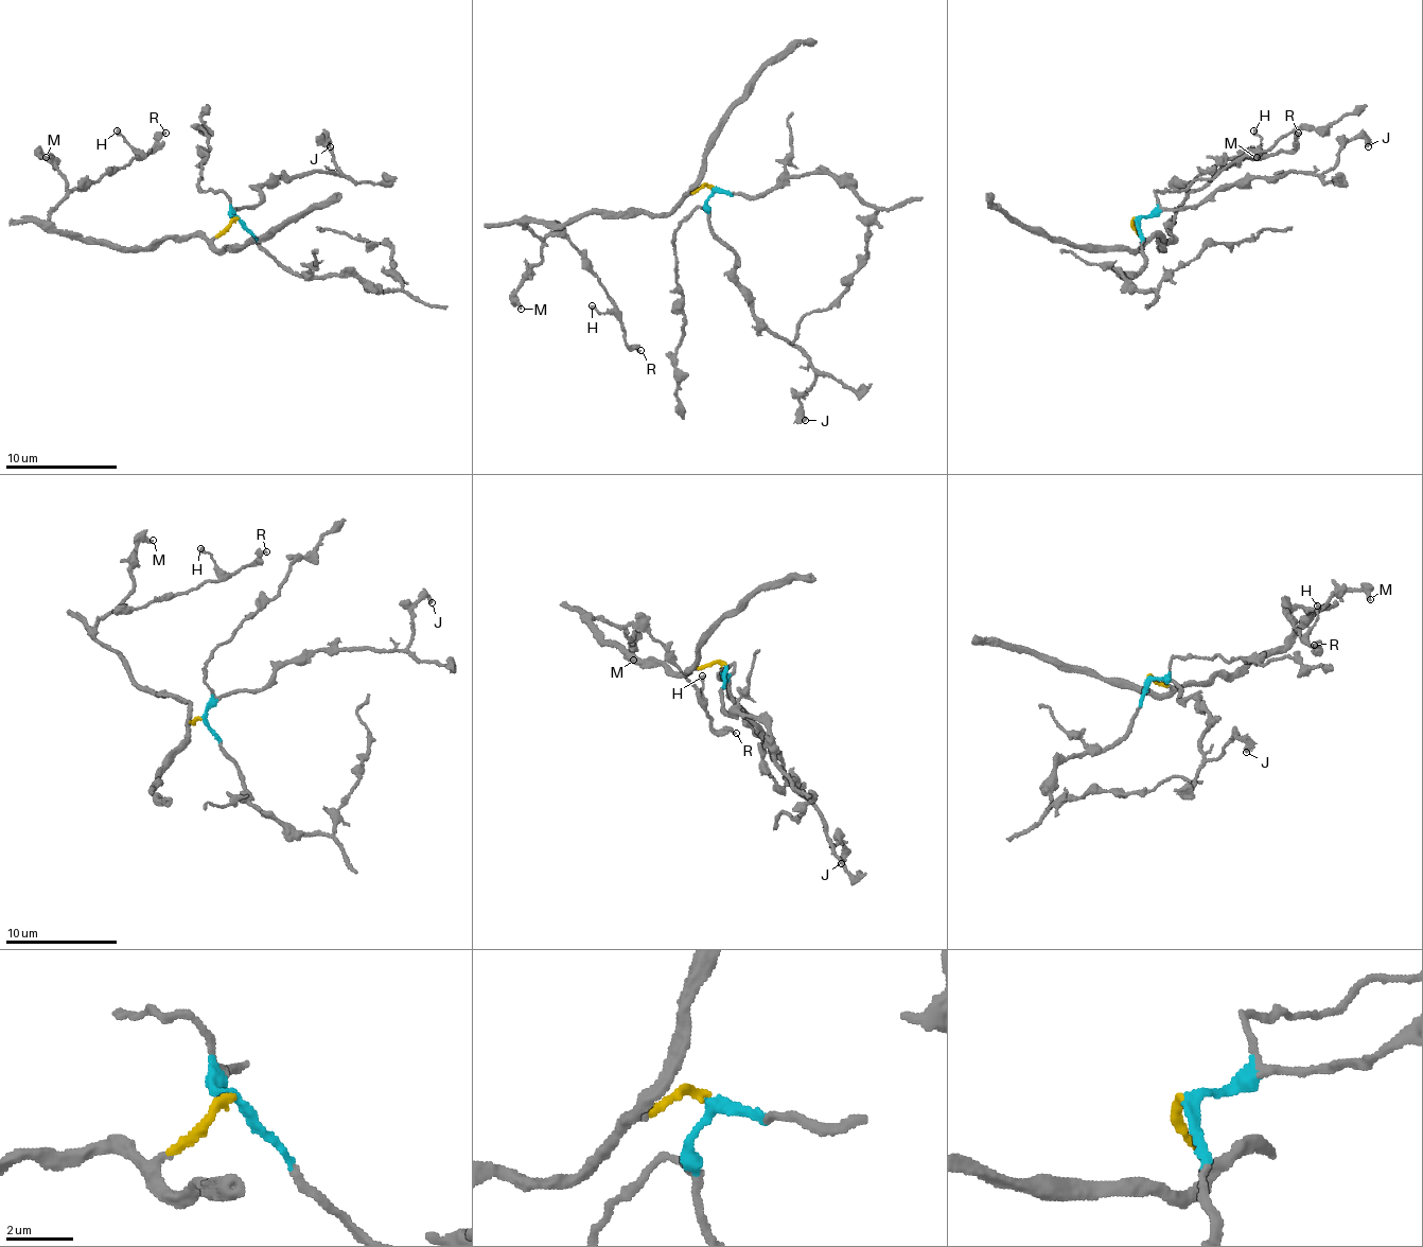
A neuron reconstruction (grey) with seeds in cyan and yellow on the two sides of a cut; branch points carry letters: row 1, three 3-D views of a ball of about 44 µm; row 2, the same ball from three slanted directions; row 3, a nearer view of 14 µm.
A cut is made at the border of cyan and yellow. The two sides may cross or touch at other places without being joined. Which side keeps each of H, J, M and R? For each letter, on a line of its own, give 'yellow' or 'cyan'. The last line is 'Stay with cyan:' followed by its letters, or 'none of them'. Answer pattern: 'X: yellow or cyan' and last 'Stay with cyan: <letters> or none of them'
H: yellow
J: cyan
M: yellow
R: yellow
Stay with cyan: J

